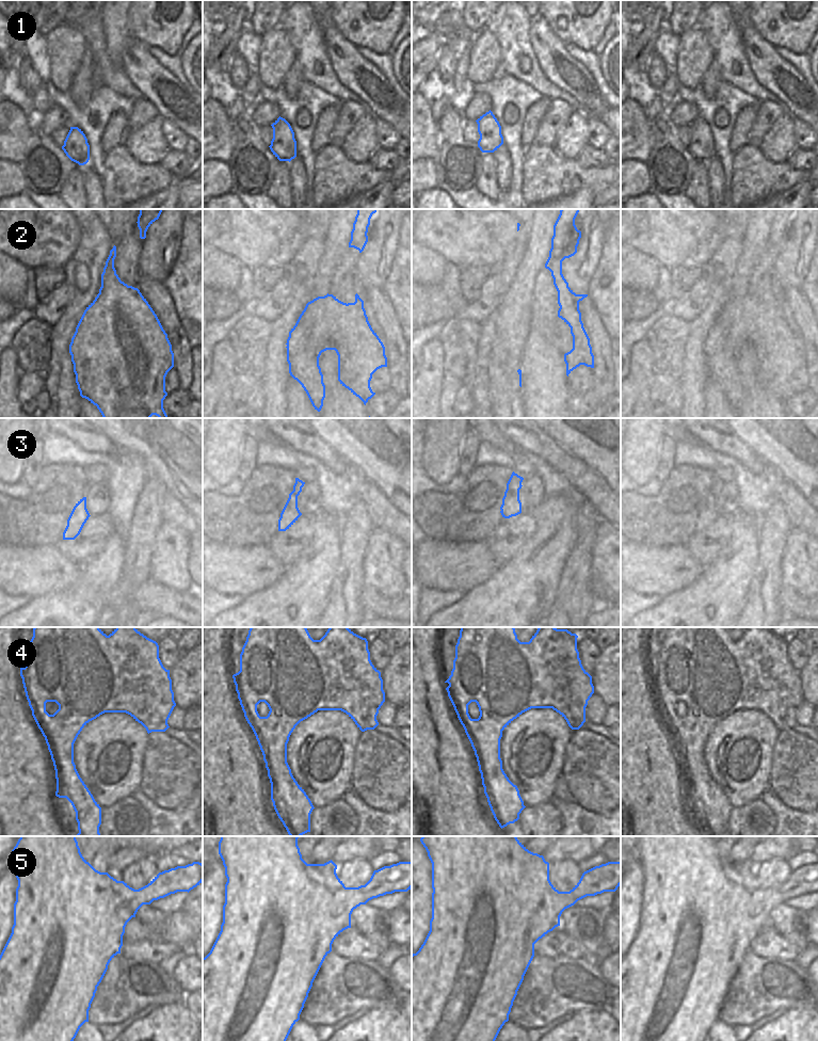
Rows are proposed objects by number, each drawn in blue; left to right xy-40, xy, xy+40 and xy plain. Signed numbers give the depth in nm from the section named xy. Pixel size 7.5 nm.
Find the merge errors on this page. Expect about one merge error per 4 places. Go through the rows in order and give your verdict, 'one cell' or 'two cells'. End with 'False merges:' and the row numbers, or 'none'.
1: one cell
2: two cells
3: one cell
4: one cell
5: one cell
False merges: 2

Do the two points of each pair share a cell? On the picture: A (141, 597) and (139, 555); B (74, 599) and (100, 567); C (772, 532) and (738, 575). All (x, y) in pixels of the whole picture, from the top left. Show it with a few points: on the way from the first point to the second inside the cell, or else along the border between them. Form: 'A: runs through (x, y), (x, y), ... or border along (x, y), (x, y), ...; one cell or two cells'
A: border along (149, 577), (132, 596), (138, 609); two cells
B: runs through (81, 592), (97, 575); one cell
C: border along (760, 527), (758, 532), (758, 559), (752, 576); two cells

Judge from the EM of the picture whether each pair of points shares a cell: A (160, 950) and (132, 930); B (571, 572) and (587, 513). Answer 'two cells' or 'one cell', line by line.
A: two cells
B: one cell

